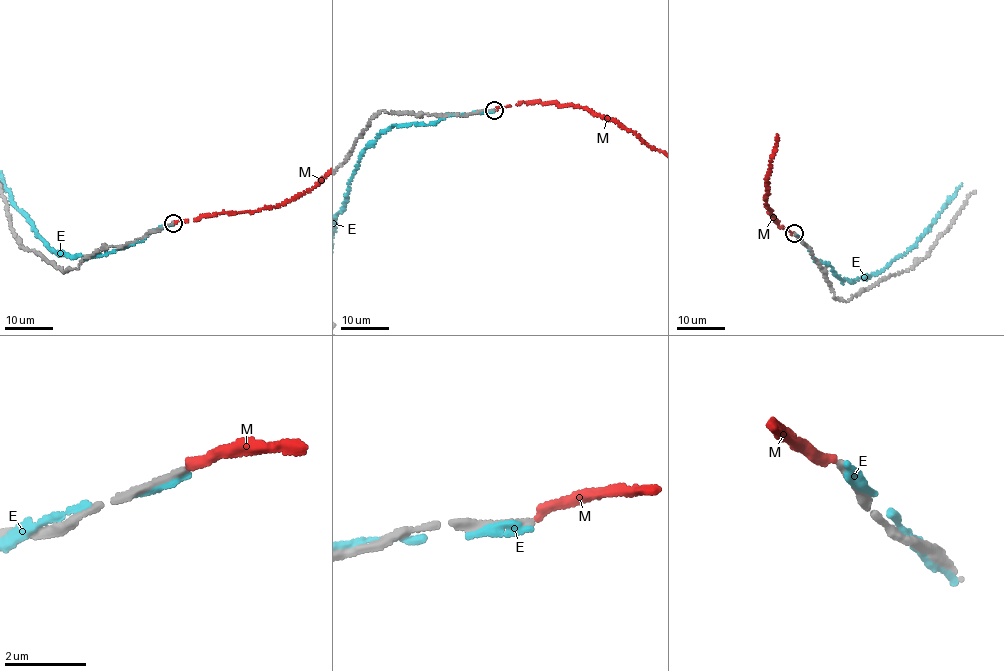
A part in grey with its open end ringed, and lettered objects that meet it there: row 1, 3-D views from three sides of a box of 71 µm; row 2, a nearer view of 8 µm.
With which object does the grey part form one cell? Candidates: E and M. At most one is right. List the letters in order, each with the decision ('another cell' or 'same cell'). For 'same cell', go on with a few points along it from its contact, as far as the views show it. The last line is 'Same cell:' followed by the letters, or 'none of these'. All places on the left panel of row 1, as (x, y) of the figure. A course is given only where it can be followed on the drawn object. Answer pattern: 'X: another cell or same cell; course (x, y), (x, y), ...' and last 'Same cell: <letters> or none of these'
E: another cell
M: another cell
Same cell: none of these

